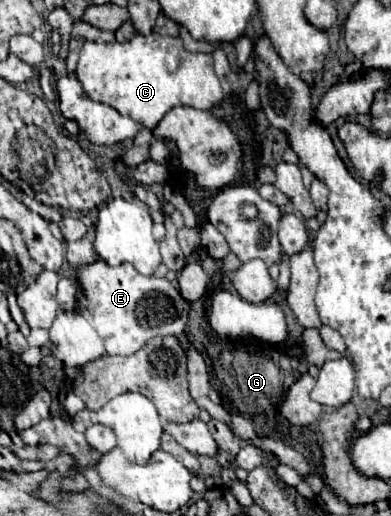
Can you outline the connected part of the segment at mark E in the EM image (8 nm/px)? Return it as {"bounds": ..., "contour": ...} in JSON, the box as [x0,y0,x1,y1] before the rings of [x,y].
{"bounds":[79,260,191,356],"contour":[[[97,260],[81,270],[79,286],[83,298],[79,310],[93,324],[111,356],[129,356],[155,336],[179,336],[185,330],[191,304],[181,298],[167,278],[141,276],[131,264],[111,268],[103,260]]]}

